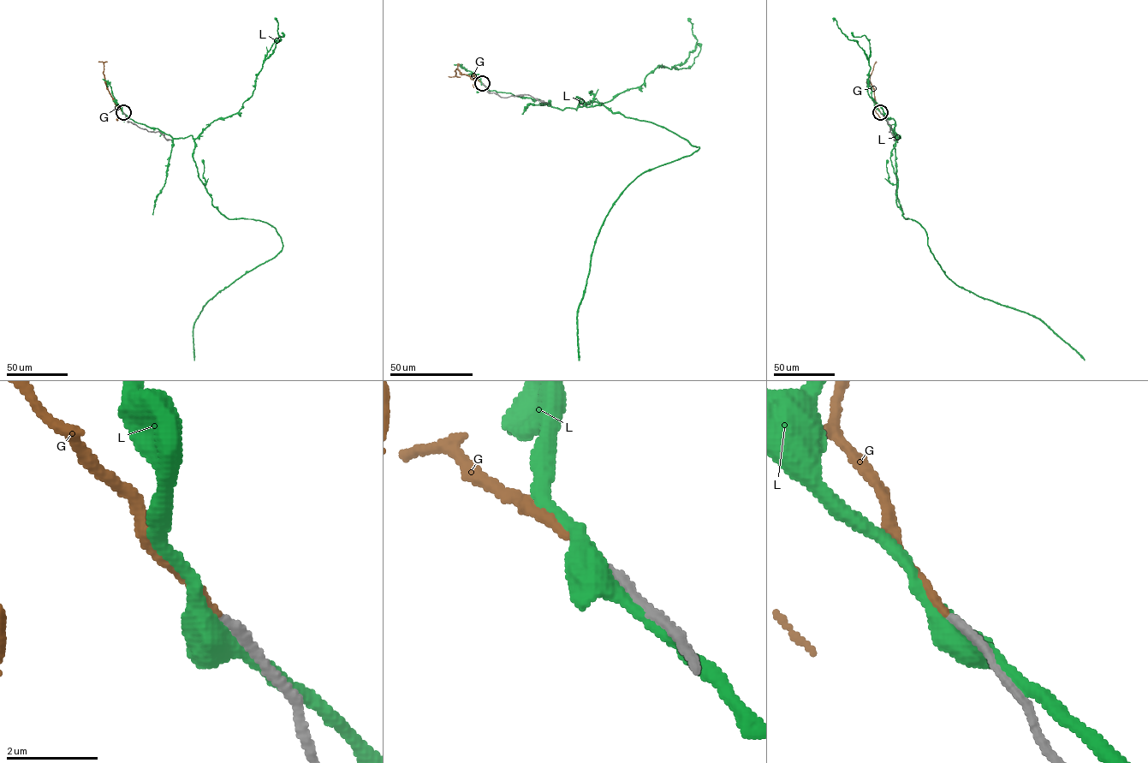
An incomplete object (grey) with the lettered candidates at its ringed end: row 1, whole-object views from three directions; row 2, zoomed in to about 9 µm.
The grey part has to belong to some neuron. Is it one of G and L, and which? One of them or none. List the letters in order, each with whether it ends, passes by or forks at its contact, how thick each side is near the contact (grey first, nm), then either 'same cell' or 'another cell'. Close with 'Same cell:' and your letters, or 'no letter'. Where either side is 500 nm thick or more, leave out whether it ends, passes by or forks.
G: it ends there; 200 nm thick on the grey side, 180 nm on the other; same cell
L: it passes by; 190 nm thick on the grey side, 280 nm on the other; another cell
Same cell: G

